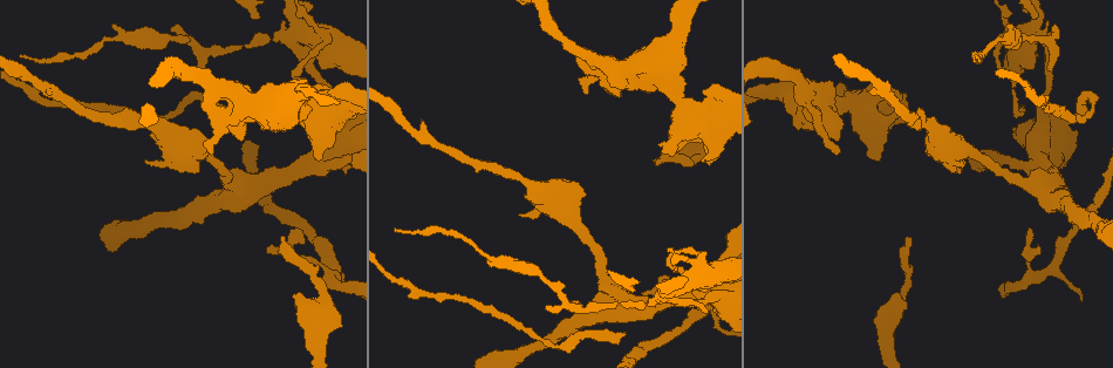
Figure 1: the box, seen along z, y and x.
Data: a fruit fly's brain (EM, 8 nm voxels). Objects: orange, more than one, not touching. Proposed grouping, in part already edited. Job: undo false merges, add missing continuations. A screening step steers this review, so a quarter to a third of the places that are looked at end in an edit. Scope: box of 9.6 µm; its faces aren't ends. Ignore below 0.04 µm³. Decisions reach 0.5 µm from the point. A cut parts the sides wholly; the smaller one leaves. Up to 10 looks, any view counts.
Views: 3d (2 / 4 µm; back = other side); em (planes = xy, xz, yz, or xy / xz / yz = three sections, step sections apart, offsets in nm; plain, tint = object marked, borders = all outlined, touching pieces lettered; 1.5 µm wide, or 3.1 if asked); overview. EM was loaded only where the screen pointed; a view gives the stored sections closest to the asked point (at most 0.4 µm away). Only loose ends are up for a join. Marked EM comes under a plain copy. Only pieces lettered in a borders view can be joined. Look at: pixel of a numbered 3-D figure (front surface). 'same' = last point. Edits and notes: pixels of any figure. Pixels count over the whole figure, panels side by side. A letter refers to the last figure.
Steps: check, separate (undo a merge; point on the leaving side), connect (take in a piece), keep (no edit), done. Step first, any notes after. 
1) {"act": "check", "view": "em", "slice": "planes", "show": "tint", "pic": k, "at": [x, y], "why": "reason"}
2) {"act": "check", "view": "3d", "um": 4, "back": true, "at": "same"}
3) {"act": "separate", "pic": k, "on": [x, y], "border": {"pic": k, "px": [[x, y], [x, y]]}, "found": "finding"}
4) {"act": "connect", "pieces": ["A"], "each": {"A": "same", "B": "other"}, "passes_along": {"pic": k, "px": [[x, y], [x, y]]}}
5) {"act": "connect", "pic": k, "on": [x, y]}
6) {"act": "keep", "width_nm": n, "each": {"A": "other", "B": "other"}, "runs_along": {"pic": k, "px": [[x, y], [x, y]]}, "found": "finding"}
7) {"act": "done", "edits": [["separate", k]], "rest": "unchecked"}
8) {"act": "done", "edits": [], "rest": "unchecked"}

{"act": "check", "view": "em", "slice": "planes", "show": "borders", "pic": 1, "at": [328, 91], "why": "an open end"}

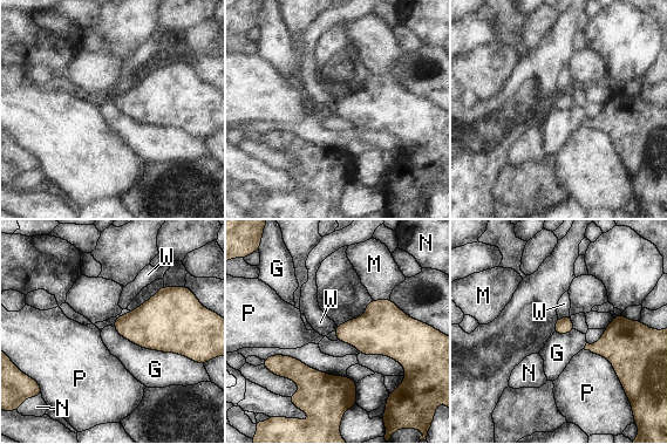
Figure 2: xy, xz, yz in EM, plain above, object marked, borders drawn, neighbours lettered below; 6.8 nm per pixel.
{"act": "keep", "longest_contact_nm": ["G", 550], "each": {"G": "other", "M": "other", "N": "other", "P": "other", "W": "other"}, "border": {"pic": 2, "px": [[569, 315], [558, 319]]}, "found": "none of them fits"}

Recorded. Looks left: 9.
{"act": "check", "view": "em", "slice": "planes", "show": "borders", "pic": 1, "at": [908, 237], "why": "branch stops here"}

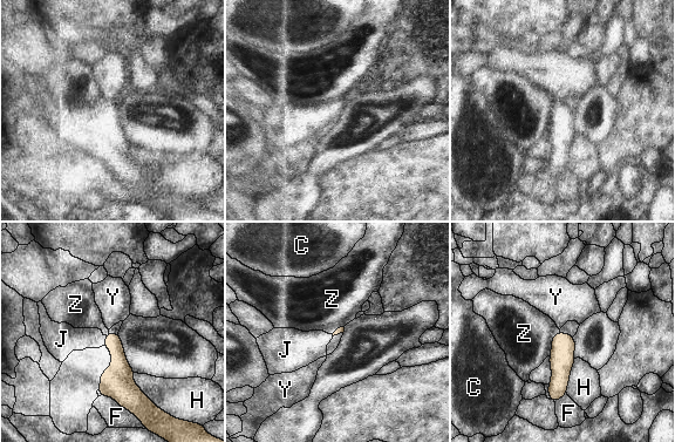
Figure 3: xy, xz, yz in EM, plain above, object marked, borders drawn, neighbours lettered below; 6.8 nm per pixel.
{"act": "connect", "pieces": ["J"], "each": {"C": "other", "F": "other", "H": "other", "J": "same", "Y": "other", "Z": "other"}, "passes_along": {"pic": 3, "px": [[121, 373], [106, 340], [69, 339]]}, "found": "it goes on there"}

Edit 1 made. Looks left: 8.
{"act": "check", "view": "overview"}

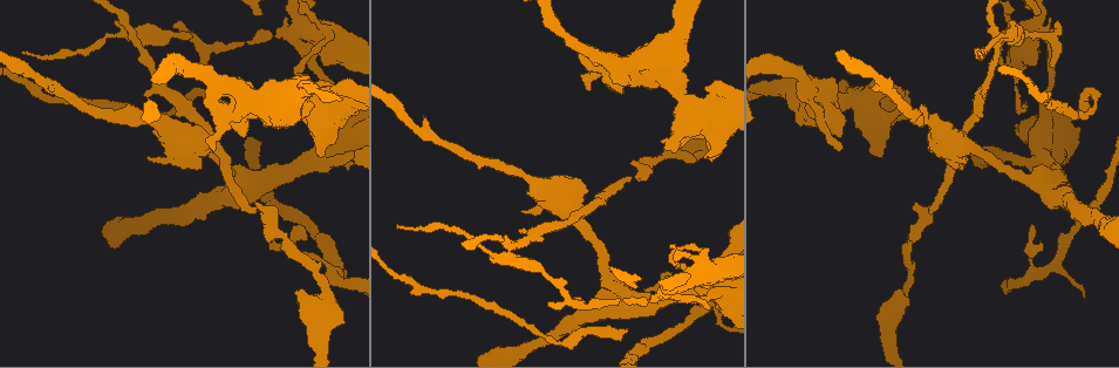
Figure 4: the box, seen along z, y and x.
{"act": "check", "view": "em", "slice": "xy", "step": 4, "show": "tint", "pic": 4, "at": [245, 134], "why": "thick end"}

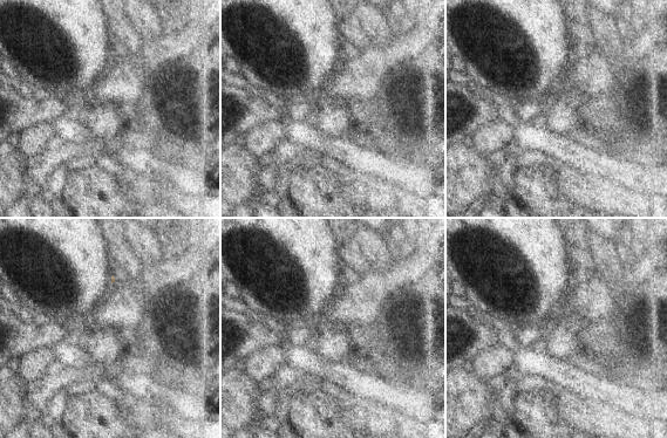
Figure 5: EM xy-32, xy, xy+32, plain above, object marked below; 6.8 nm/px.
{"act": "check", "view": "em", "slice": "planes", "show": "borders", "at": "same", "why": "another direction"}

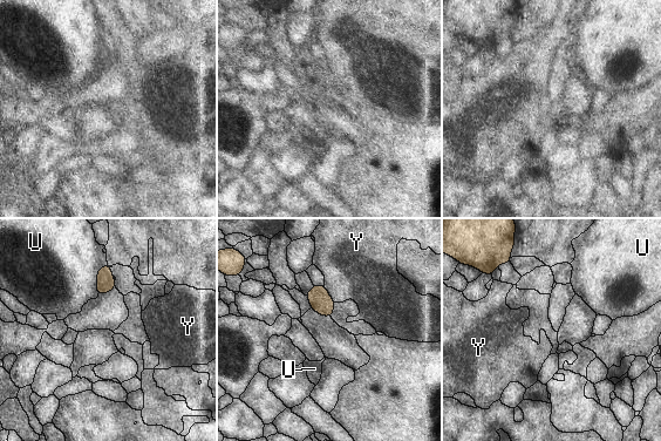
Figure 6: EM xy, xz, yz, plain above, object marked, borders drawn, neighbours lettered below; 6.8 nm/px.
{"act": "keep", "longest_contact_nm": ["U", 240], "each": {"U": "other", "Y": "other"}, "border": {"pic": 6, "px": [[324, 285], [335, 302]]}, "found": "none of them fits"}

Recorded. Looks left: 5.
{"act": "check", "view": "3d", "um": 4, "pic": 4, "at": [519, 230], "why": "branch stops here"}

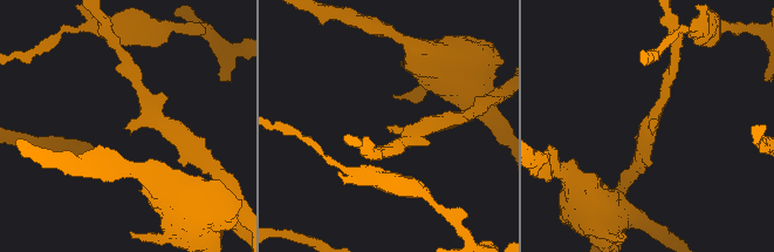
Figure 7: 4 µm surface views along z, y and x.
{"act": "check", "view": "em", "slice": "yz", "step": 4, "show": "borders", "pic": 7, "at": [125, 127], "arm_widths_nm": [180, 280]}

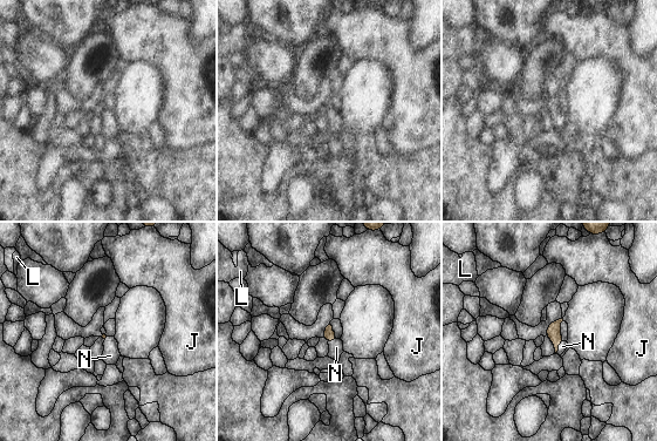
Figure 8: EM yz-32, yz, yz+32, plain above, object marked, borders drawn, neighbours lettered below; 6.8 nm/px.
{"act": "check", "view": "em", "slice": "planes", "show": "borders", "at": "same", "why": "another direction"}

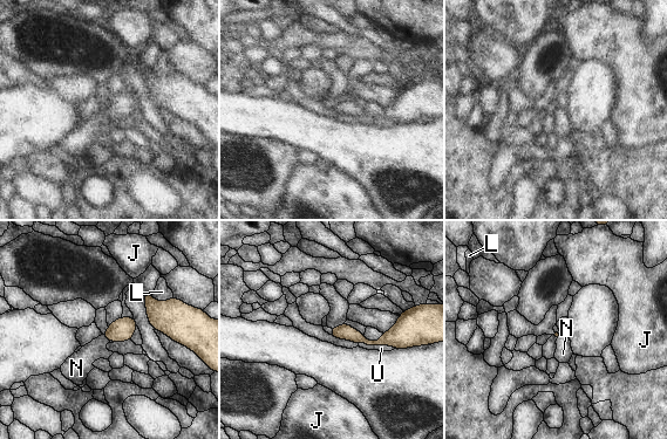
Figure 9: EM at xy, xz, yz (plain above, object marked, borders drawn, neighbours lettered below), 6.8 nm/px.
{"act": "connect", "pieces": ["N"], "each": {"J": "other", "L": "other", "N": "same", "U": "other"}, "passes_along": {"pic": 9, "px": [[122, 329], [107, 340], [80, 364]]}, "found": "it goes on there"}

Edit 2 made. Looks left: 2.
{"act": "done", "edits": [["connect", 3], ["connect", 9]], "rest": "unchecked"}

